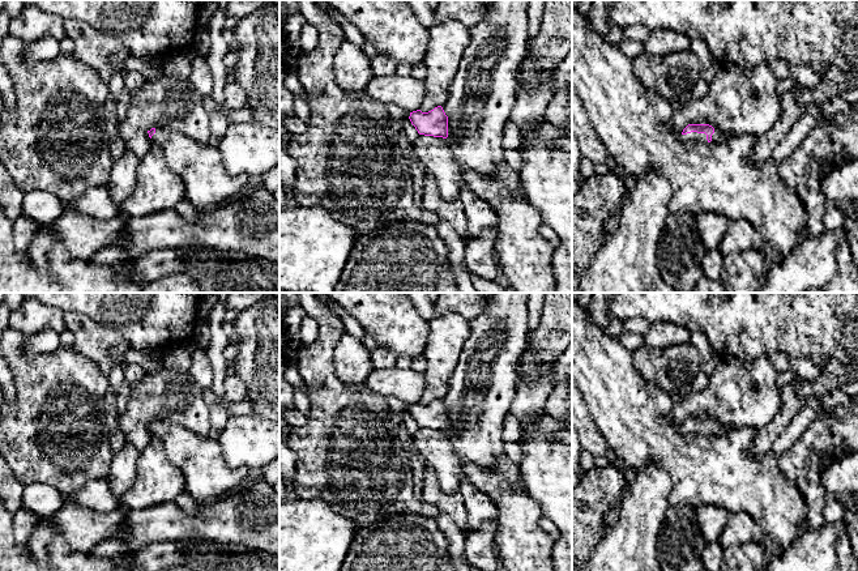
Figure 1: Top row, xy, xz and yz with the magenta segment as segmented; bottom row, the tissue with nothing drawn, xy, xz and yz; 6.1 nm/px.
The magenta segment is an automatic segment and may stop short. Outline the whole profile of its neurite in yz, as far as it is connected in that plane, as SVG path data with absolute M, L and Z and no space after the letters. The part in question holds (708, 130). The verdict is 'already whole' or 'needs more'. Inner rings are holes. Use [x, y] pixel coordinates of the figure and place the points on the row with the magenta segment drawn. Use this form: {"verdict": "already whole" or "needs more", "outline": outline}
{"verdict": "needs more", "outline": "M688 124L683 132L682 137L683 141L691 141L699 145L708 145L708 144L721 144L726 141L726 136L713 128L709 124Z"}

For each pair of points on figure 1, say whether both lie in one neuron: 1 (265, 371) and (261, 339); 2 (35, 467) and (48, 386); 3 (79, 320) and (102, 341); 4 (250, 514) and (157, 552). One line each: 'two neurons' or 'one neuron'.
1: one neuron
2: one neuron
3: one neuron
4: two neurons

